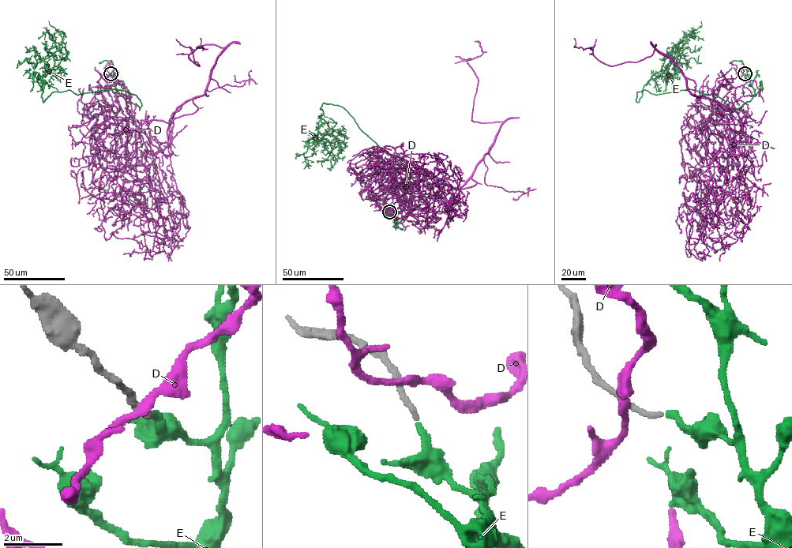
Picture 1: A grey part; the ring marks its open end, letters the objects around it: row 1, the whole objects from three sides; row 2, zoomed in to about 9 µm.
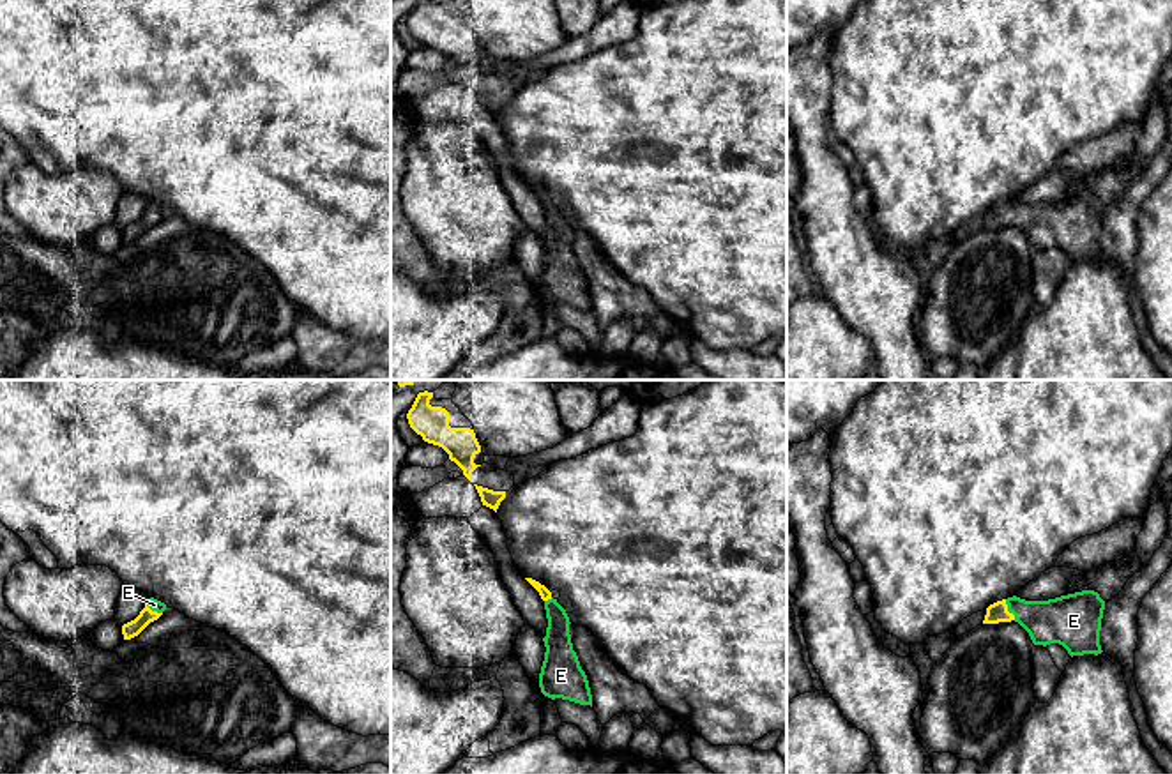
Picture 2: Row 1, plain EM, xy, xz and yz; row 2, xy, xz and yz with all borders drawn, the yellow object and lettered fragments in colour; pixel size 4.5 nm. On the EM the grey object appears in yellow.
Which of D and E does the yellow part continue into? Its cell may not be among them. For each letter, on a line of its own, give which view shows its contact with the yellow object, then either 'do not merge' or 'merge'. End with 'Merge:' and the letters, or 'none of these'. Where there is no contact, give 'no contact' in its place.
D: no contact | do not merge
E: yz | merge
Merge: E

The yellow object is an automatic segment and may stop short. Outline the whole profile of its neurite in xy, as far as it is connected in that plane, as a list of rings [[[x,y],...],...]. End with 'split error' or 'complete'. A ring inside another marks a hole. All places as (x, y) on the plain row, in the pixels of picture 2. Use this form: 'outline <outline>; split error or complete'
outline [[[150,201],[145,212],[140,216],[140,219],[134,224],[122,230],[124,244],[138,240],[150,226],[157,224],[164,214],[164,207]]]; split error

